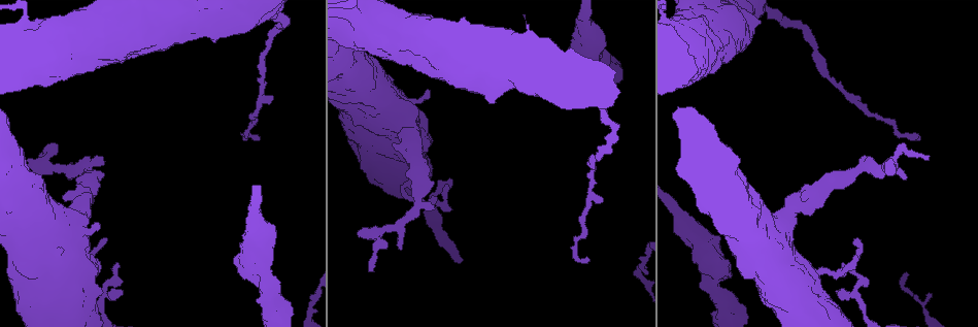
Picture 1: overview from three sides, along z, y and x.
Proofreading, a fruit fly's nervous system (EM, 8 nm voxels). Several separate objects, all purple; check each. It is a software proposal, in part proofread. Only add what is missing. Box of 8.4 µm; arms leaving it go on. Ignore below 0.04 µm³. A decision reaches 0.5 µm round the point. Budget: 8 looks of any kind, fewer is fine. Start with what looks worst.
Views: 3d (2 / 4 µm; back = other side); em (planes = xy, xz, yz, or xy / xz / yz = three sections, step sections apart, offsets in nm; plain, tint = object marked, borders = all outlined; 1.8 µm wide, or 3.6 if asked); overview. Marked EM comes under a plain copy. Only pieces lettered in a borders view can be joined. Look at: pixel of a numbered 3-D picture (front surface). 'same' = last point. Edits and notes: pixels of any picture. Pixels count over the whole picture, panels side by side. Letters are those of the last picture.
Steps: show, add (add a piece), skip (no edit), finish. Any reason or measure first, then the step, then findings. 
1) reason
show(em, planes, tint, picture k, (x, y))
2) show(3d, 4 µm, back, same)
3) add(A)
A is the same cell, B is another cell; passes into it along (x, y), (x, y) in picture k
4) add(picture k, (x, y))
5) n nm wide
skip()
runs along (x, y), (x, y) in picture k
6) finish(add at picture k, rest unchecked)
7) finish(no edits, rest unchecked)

free end
show(3d, 2 µm, picture 1, (291, 305))

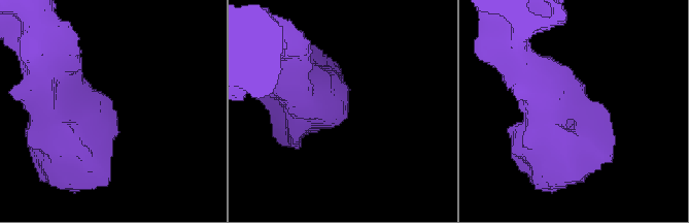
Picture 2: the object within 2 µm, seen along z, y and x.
show(em, 3.6 µm, xy, step 8, borders, picture 2, (109, 101))

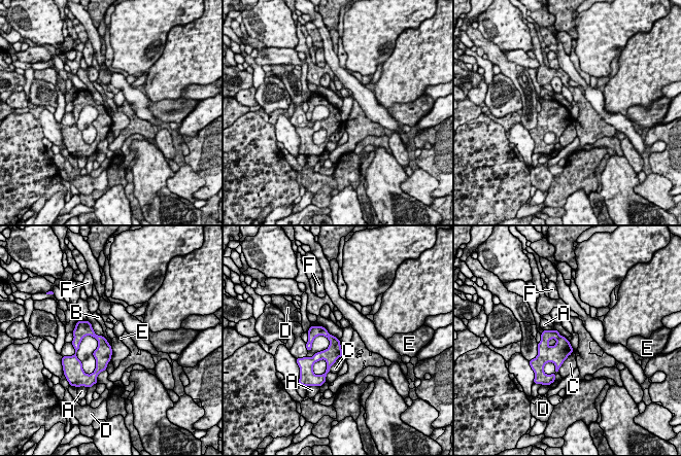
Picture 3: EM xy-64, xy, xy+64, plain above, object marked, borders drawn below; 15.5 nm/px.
cut it another way
show(em, 3.6 µm, yz, step 16, borders, same)

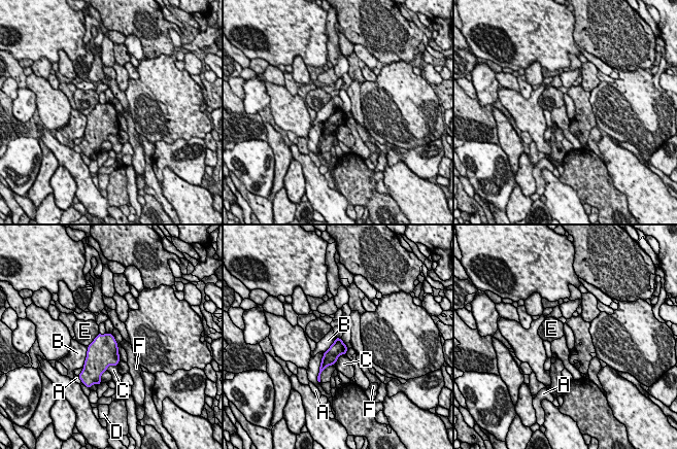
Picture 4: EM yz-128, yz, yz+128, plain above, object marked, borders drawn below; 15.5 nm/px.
skip()
A, B, C, D, E and F are other cells; border along (88, 346), (86, 359), (82, 365) in picture 4; no lettered piece goes on from it

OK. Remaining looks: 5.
branch stops here
show(em, planes, borders, picture 1, (372, 270))

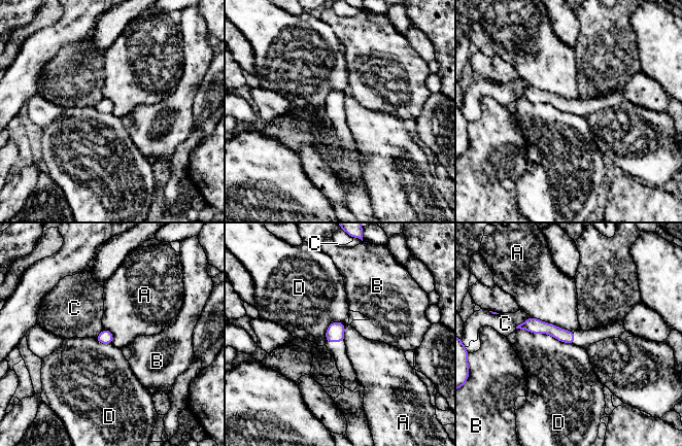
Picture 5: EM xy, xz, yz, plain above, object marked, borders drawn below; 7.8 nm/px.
D touches over 460 nm
skip()
A, B, C and D are other cells; runs along (522, 326), (548, 328), (572, 339) in picture 5; none of them fits

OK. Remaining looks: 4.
stops while still wide
show(em, 3.6 µm, planes, borders, picture 1, (490, 103))

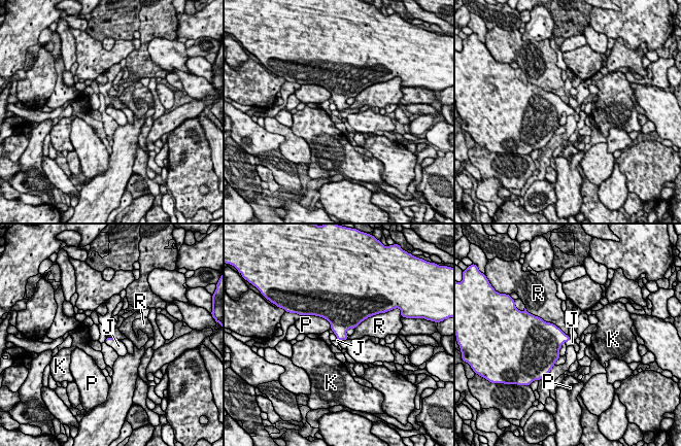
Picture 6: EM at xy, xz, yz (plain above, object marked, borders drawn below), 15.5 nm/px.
add(J)
J is the same cell, K, P and R are other cells; passes into it along (551, 337), (567, 341), (572, 342) in picture 6; it goes on there

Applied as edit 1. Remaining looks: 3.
finish(add at picture 6, rest unchecked)

